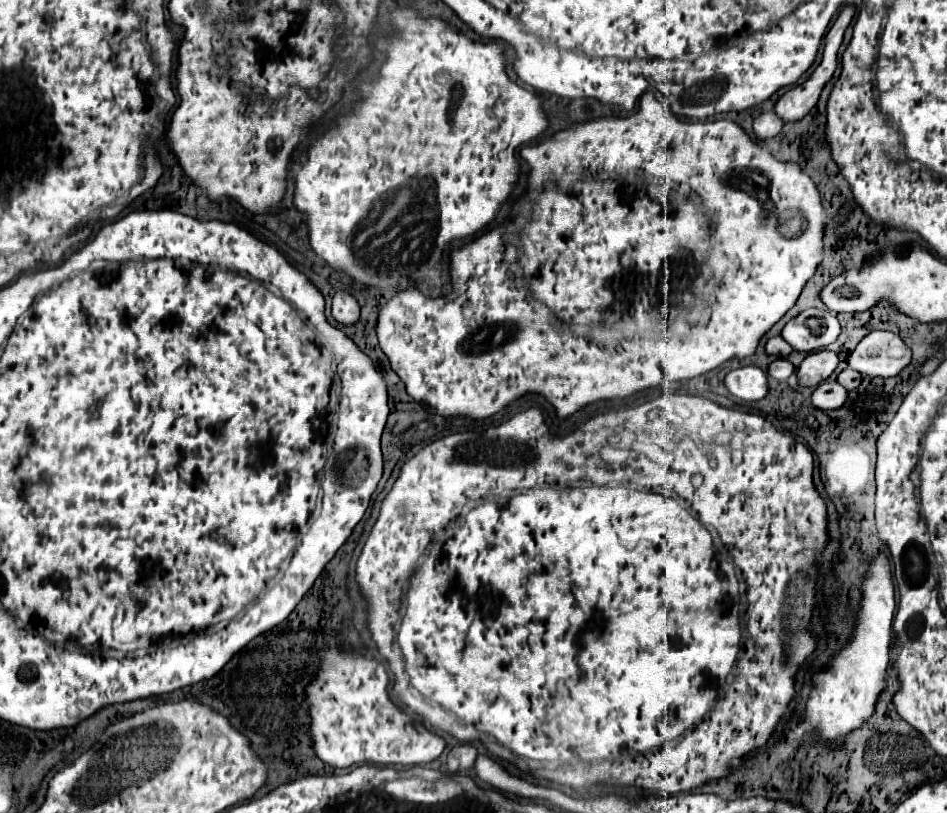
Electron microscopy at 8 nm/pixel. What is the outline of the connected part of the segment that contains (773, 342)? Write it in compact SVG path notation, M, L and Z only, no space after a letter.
M772 337L766 343L766 353L774 357L786 357L792 351L792 347L782 339L782 337Z

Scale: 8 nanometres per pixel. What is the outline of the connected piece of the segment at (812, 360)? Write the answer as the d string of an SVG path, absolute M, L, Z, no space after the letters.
M828 349L814 351L806 355L806 359L800 363L796 375L798 383L802 387L818 387L838 365L838 355Z

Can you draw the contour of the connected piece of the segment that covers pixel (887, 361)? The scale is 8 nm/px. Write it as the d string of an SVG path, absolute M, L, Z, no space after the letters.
M872 331L856 345L846 363L868 377L892 377L910 363L910 349L892 331Z

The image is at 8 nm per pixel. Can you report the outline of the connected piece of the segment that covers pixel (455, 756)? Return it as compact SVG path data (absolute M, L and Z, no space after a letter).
M456 745L446 757L446 767L450 773L468 771L474 765L476 755L478 755L478 751L472 745Z

